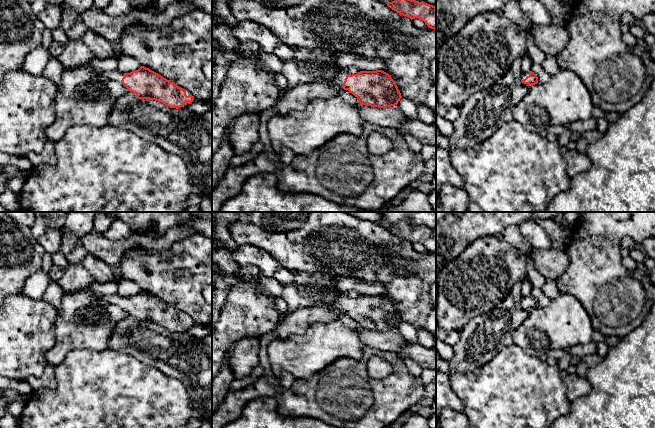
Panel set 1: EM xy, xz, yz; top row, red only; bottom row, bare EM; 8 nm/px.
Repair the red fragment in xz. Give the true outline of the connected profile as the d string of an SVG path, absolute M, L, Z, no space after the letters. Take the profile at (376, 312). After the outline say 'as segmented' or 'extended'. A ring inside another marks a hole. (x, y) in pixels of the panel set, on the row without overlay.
M382 294L360 295L352 299L340 297L331 306L314 305L309 308L300 308L294 312L287 313L275 330L276 339L287 339L291 335L303 334L310 324L318 321L328 322L336 320L342 313L352 317L360 328L371 331L387 332L395 330L402 322L395 305L388 297Z | extended

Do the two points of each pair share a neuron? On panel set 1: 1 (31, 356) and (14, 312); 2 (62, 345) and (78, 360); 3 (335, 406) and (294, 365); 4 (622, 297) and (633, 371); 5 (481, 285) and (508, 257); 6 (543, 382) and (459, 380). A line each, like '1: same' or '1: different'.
1: same
2: different
3: different
4: different
5: same
6: same

